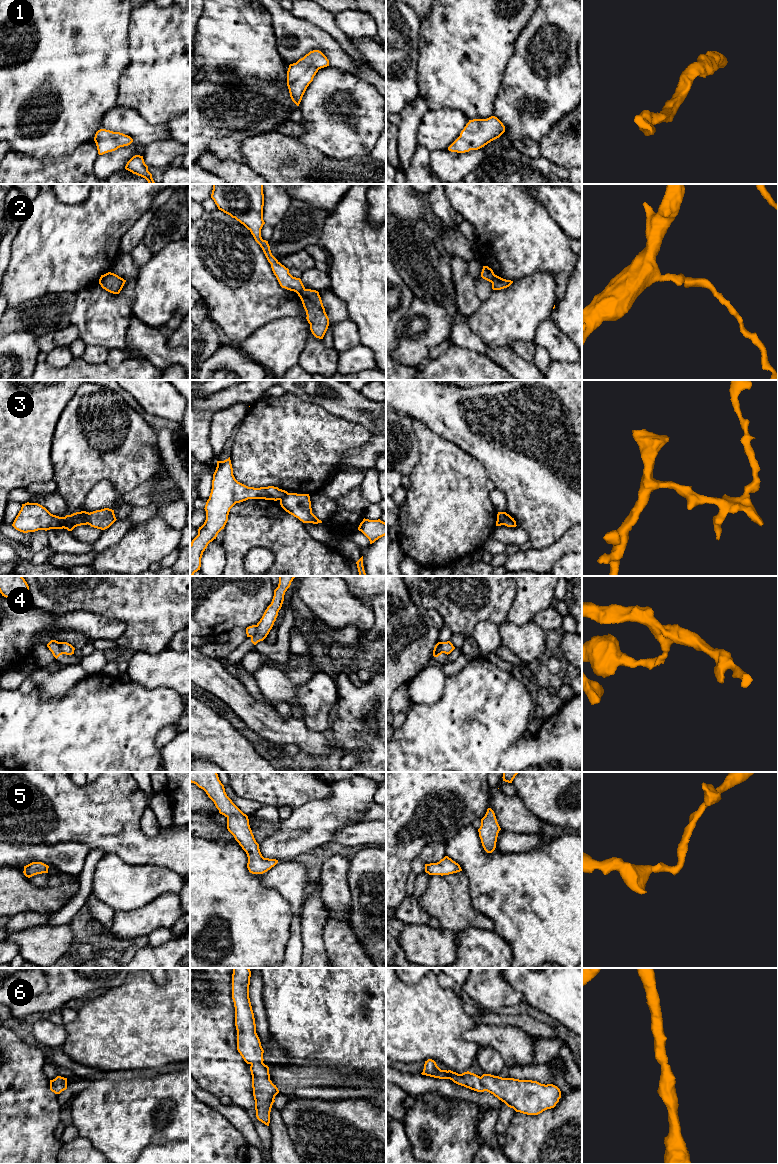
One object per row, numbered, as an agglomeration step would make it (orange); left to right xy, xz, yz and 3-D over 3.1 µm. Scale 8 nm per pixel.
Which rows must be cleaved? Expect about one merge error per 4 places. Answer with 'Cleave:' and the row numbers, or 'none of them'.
Cleave: 2, 3, 4

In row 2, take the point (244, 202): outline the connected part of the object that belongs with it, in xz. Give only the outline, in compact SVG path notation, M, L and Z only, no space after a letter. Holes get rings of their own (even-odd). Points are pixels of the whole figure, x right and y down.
M213 184L211 198L219 210L235 218L251 232L282 288L296 293L305 289L301 279L289 273L289 269L272 255L268 241L261 237L265 224L263 184Z

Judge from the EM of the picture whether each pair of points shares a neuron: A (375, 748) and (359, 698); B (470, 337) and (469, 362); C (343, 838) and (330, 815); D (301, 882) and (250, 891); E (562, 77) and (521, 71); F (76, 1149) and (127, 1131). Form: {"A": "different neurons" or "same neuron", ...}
{"A": "same neuron", "B": "different neurons", "C": "different neurons", "D": "different neurons", "E": "same neuron", "F": "different neurons"}

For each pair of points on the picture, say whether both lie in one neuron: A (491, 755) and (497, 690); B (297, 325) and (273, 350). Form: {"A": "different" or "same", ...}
{"A": "same", "B": "same"}

